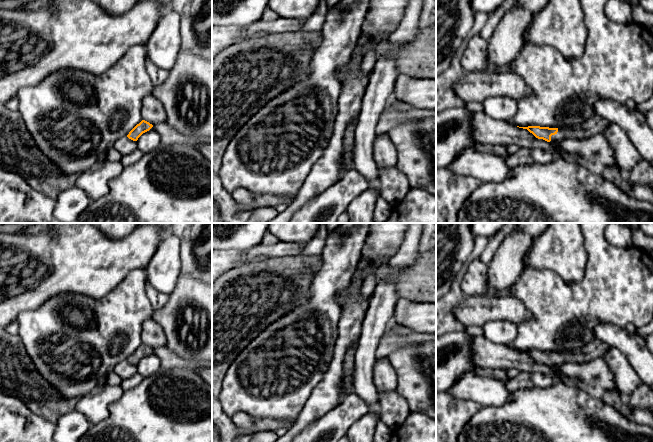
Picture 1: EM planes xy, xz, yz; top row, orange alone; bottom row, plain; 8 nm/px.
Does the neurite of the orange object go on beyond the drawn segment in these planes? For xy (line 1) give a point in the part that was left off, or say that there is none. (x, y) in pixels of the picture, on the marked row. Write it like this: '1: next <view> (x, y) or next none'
1: next none

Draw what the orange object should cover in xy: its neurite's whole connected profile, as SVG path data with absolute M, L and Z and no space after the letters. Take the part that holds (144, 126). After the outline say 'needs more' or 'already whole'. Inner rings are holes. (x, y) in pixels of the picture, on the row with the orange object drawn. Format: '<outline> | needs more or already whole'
M142 120L137 124L127 135L127 137L133 141L137 141L138 138L145 132L149 131L153 127L149 122Z | already whole

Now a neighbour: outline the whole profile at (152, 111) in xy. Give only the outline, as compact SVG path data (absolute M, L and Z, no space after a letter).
M149 94L142 101L141 116L142 120L154 126L166 120L166 111L162 103L152 94Z

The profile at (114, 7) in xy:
M91 0L113 16L128 12L138 0Z

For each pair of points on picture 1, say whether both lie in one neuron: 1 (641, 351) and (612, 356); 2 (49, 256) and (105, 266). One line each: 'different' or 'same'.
1: different
2: same

